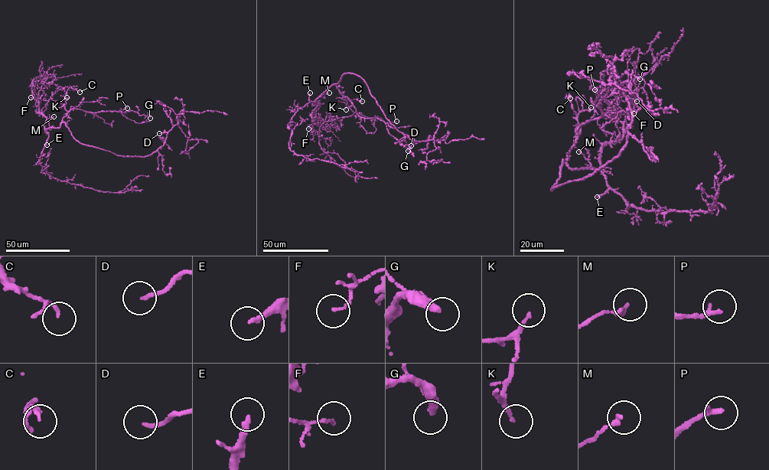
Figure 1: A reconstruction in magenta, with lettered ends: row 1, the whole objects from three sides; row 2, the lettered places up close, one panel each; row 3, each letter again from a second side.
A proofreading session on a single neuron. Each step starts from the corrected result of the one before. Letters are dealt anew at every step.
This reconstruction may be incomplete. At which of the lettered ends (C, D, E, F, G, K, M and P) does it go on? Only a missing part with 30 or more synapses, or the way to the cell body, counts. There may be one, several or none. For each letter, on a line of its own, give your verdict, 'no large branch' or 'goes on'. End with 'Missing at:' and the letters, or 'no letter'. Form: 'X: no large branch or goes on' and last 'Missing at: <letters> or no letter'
C: no large branch
D: no large branch
E: goes on
F: no large branch
G: goes on
K: goes on
M: no large branch
P: goes on
Missing at: E, G, K, P

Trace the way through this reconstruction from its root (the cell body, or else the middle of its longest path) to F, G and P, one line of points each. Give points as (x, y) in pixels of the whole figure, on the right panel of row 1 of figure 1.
F: (561, 168), (563, 160), (572, 169), (602, 168), (600, 156), (603, 146), (620, 138), (627, 112), (633, 113)
G: (561, 168), (575, 144), (576, 129), (602, 115), (597, 106), (599, 102), (617, 93), (624, 82), (640, 79)
P: (561, 168), (575, 144), (576, 129), (602, 115), (597, 106), (602, 98), (594, 89)

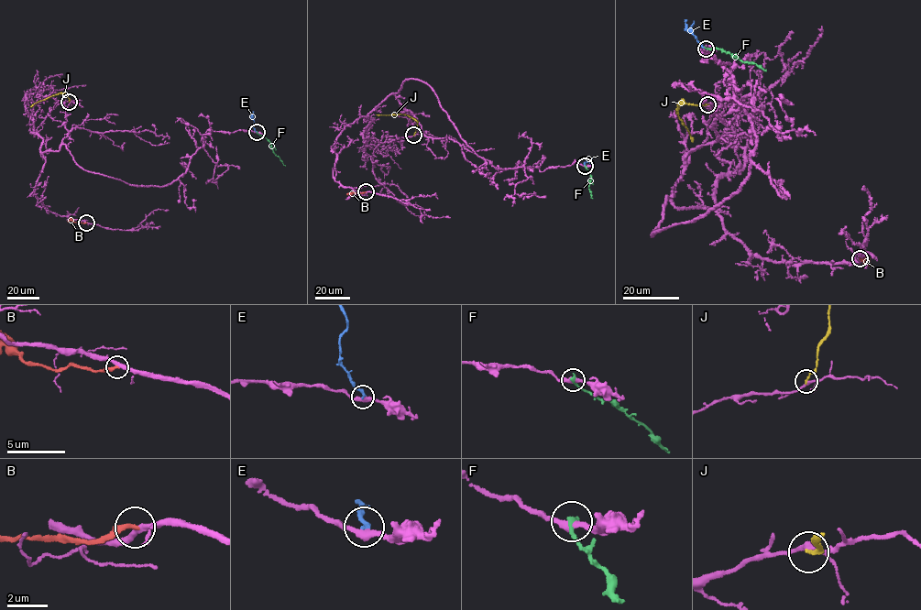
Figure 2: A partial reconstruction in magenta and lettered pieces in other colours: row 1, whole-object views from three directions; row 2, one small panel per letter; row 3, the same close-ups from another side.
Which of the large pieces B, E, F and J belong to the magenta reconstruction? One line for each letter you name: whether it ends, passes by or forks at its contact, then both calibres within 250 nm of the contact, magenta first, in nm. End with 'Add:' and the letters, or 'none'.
E: it ends; calibres 320 and 220 nm
Add: E

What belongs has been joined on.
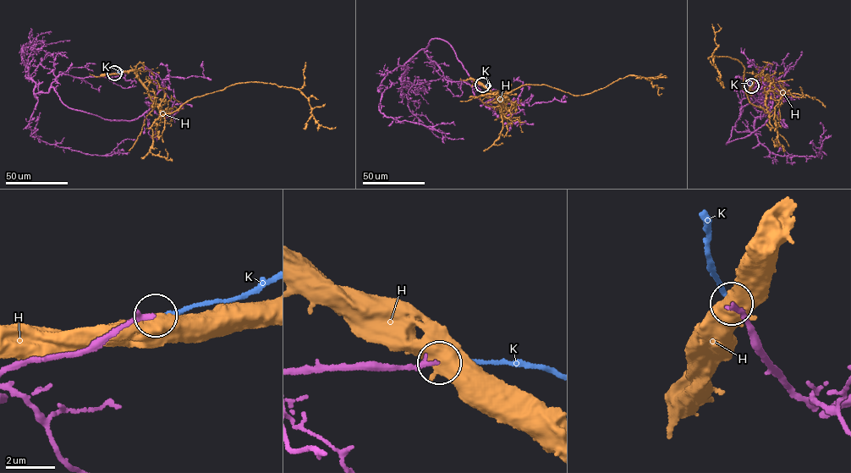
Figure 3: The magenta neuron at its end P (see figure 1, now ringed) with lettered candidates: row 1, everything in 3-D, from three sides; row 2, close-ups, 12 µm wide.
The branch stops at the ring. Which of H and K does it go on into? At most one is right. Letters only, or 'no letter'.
no letter

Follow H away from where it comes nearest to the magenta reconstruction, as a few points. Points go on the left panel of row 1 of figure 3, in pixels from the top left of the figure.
H: (113, 73), (134, 71), (156, 104), (165, 101), (159, 117), (251, 81), (298, 89), (315, 121), (336, 127)

